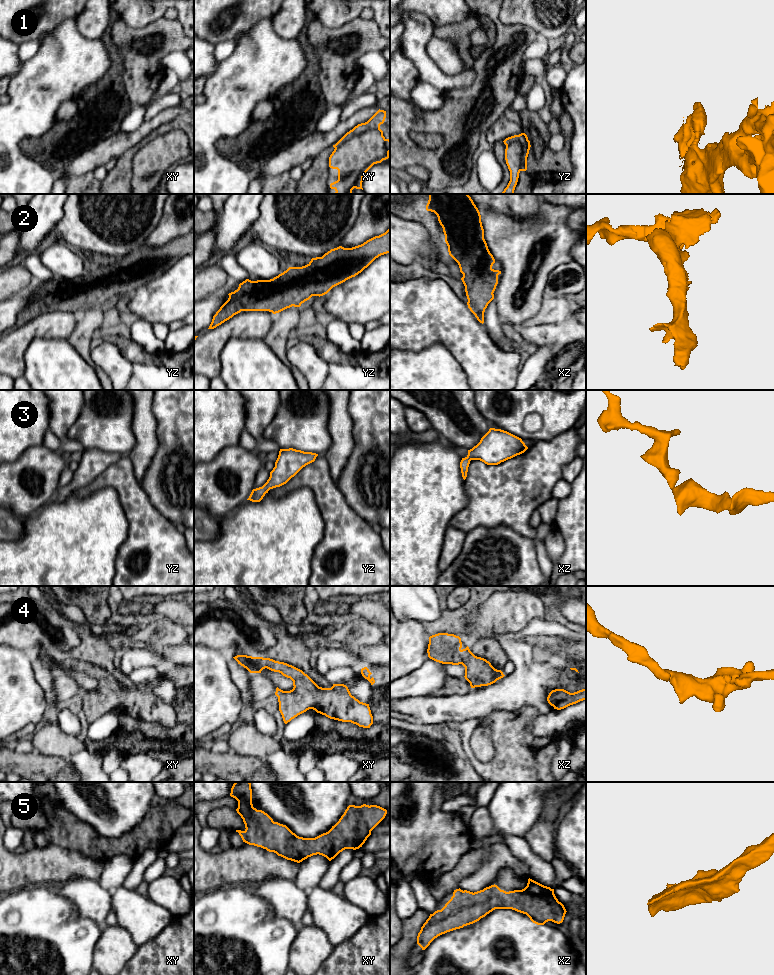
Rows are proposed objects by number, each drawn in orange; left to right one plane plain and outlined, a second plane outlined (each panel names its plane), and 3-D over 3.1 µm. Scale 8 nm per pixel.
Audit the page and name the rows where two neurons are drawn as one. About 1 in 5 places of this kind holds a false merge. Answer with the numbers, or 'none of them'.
1

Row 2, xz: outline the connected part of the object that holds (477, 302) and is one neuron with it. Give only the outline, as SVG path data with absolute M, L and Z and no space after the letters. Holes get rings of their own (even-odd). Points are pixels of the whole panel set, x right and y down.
M429 194L426 210L434 212L443 228L449 255L458 263L468 299L467 305L480 323L484 323L484 312L494 299L494 291L501 271L492 268L495 263L484 239L481 215L468 194Z

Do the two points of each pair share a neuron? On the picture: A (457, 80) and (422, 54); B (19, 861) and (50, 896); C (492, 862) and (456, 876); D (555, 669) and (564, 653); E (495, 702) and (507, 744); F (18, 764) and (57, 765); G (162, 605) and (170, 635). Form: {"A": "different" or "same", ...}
{"A": "same", "B": "different", "C": "different", "D": "different", "E": "different", "F": "same", "G": "different"}

